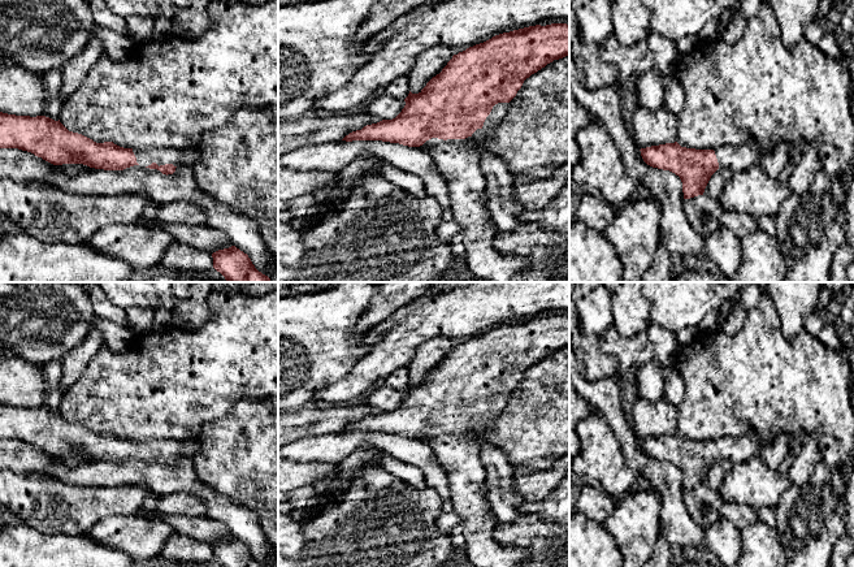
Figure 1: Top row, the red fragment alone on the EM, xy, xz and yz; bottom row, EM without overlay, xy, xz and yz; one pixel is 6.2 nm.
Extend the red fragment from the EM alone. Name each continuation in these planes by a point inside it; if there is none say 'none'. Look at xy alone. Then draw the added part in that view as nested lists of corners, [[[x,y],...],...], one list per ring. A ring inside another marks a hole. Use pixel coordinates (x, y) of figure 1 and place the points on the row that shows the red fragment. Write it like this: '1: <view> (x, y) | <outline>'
1: xy (144, 158) | [[[133,148],[133,152],[136,157],[136,163],[142,166],[148,166],[152,163],[156,163],[159,166],[165,164],[173,164],[174,166],[179,166],[183,163],[191,163],[192,159],[196,156],[196,150],[186,153],[178,153],[162,148],[149,148],[149,150]]]

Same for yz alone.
1: yz (738, 158) | [[[744,143],[738,146],[724,146],[715,150],[715,155],[719,163],[719,168],[728,169],[732,173],[745,170],[751,165],[757,164],[762,155],[770,155],[771,152],[764,152],[759,150],[753,143]]]

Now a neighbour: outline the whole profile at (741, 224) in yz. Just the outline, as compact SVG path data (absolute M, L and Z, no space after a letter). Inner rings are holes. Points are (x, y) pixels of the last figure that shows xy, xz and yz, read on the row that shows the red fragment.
M721 209L720 224L732 230L738 238L758 230L757 218L749 213L737 213Z

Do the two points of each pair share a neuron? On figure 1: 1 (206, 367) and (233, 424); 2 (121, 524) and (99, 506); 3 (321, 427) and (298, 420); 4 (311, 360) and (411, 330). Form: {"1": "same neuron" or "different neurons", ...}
{"1": "different neurons", "2": "different neurons", "3": "same neuron", "4": "different neurons"}

